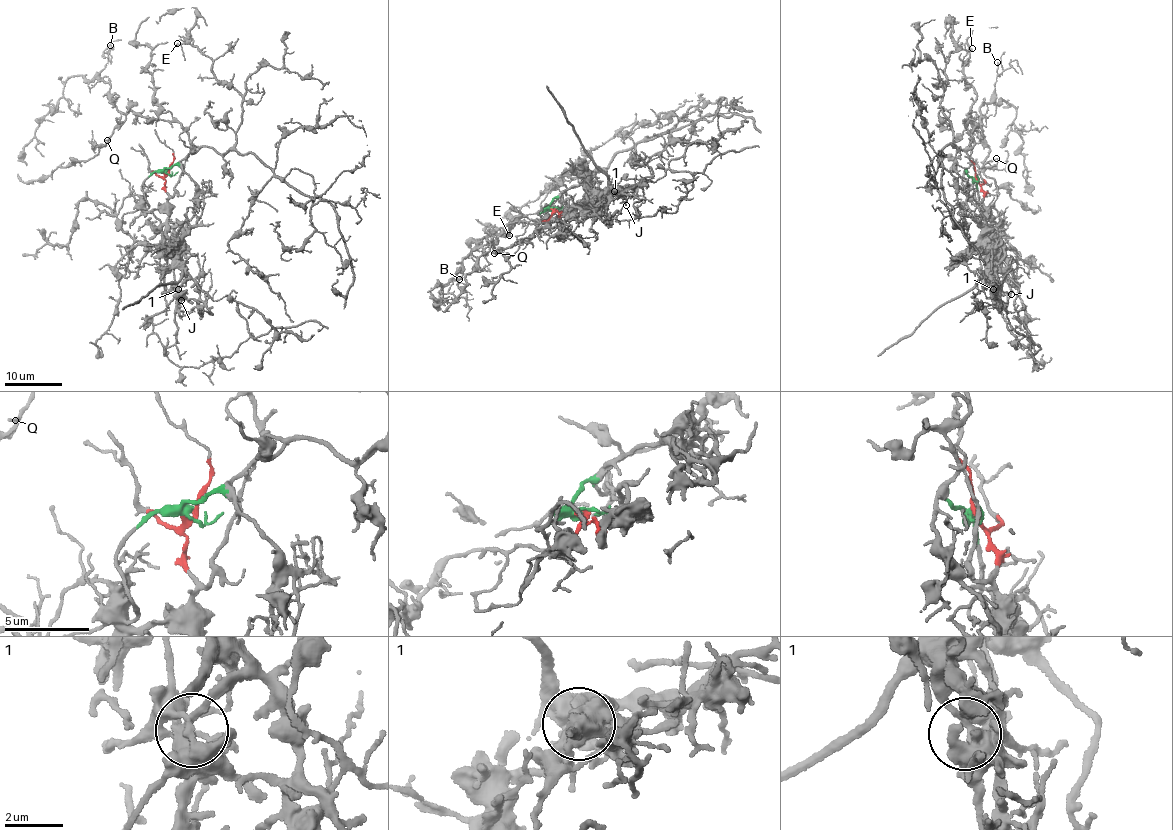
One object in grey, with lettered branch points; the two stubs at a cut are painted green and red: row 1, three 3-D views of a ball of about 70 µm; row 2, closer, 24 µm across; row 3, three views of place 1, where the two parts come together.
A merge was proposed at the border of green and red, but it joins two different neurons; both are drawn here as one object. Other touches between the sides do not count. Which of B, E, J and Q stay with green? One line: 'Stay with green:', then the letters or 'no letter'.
Stay with green: B, E, Q

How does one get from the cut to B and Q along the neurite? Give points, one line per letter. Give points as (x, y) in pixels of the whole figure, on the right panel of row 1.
B: (977, 179), (967, 175), (971, 133), (977, 126), (969, 132), (983, 129), (980, 107), (992, 98), (997, 61)
Q: (977, 179), (967, 175), (976, 126), (969, 132), (982, 132), (988, 149), (984, 167), (996, 164), (995, 158)

